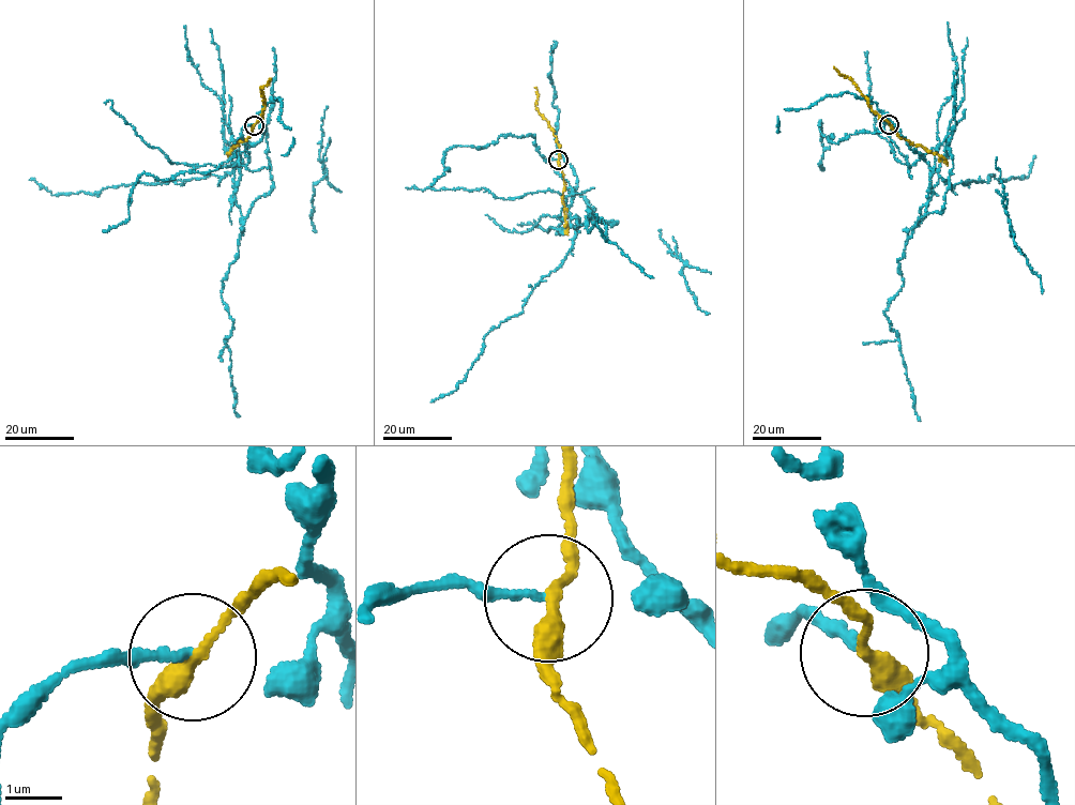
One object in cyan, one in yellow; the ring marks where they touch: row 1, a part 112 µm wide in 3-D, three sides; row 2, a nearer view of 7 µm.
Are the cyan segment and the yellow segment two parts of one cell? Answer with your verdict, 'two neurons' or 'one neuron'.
two neurons

